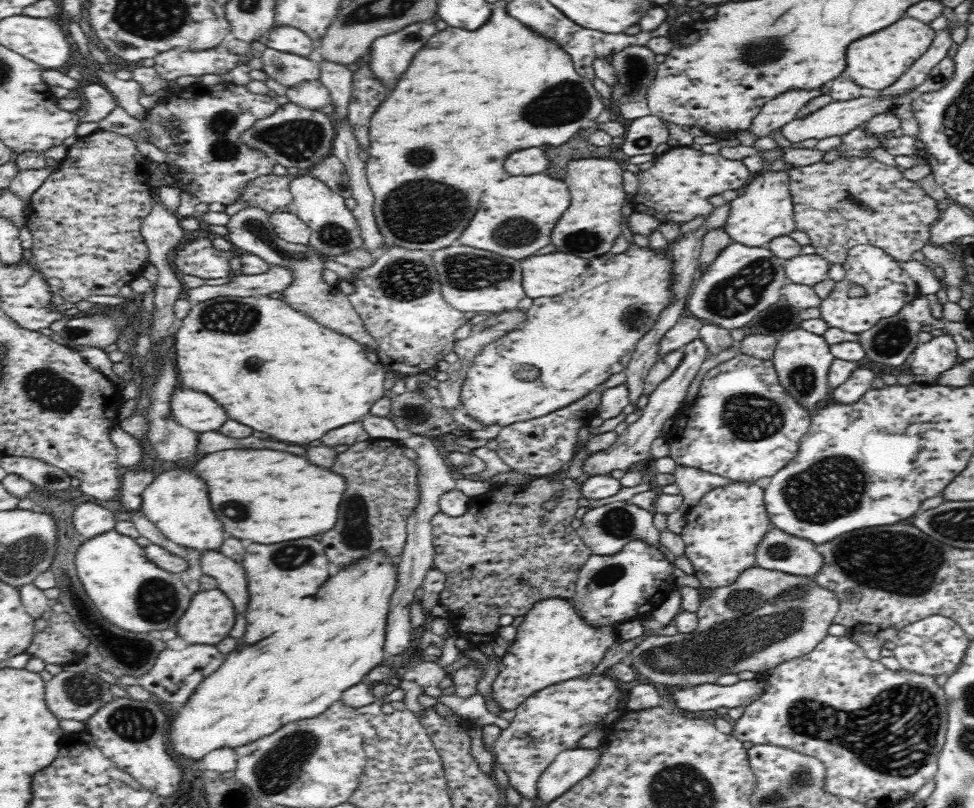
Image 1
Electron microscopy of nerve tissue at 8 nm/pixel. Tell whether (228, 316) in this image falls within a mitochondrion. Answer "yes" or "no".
yes

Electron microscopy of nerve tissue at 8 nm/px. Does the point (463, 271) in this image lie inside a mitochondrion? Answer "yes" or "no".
yes

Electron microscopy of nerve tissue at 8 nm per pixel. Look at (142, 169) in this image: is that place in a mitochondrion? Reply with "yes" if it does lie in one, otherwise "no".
no

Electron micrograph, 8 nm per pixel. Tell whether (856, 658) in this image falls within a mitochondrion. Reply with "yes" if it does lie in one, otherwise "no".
no

